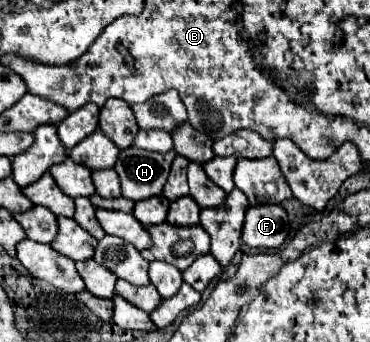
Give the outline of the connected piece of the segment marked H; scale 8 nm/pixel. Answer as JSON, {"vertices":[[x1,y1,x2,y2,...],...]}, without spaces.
{"vertices":[[137,146,121,150,115,162,115,172,121,180,121,194,133,202,159,196,163,192,163,184,167,182,175,154,175,150,159,154,139,150]]}

